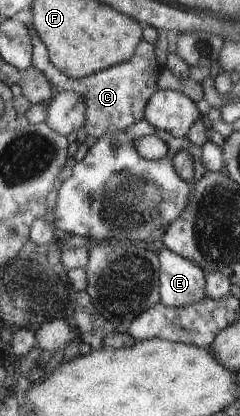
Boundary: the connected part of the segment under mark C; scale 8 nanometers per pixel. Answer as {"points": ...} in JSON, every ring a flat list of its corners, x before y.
{"points":[[30,20,25,27,32,38,31,65,44,74,55,92,76,92,76,94,80,94,84,106,87,106,83,125,89,141,100,138,106,132,124,130,130,124,142,119,143,106,146,104,146,100,156,92,156,79,159,75,158,71,161,69,156,64,153,44,142,39,128,60,118,62,118,64,108,66,104,70,98,70,98,72,82,78,68,78,66,74,62,74,58,68,54,68,54,65,50,64,45,46,38,38,38,34,34,33]]}

